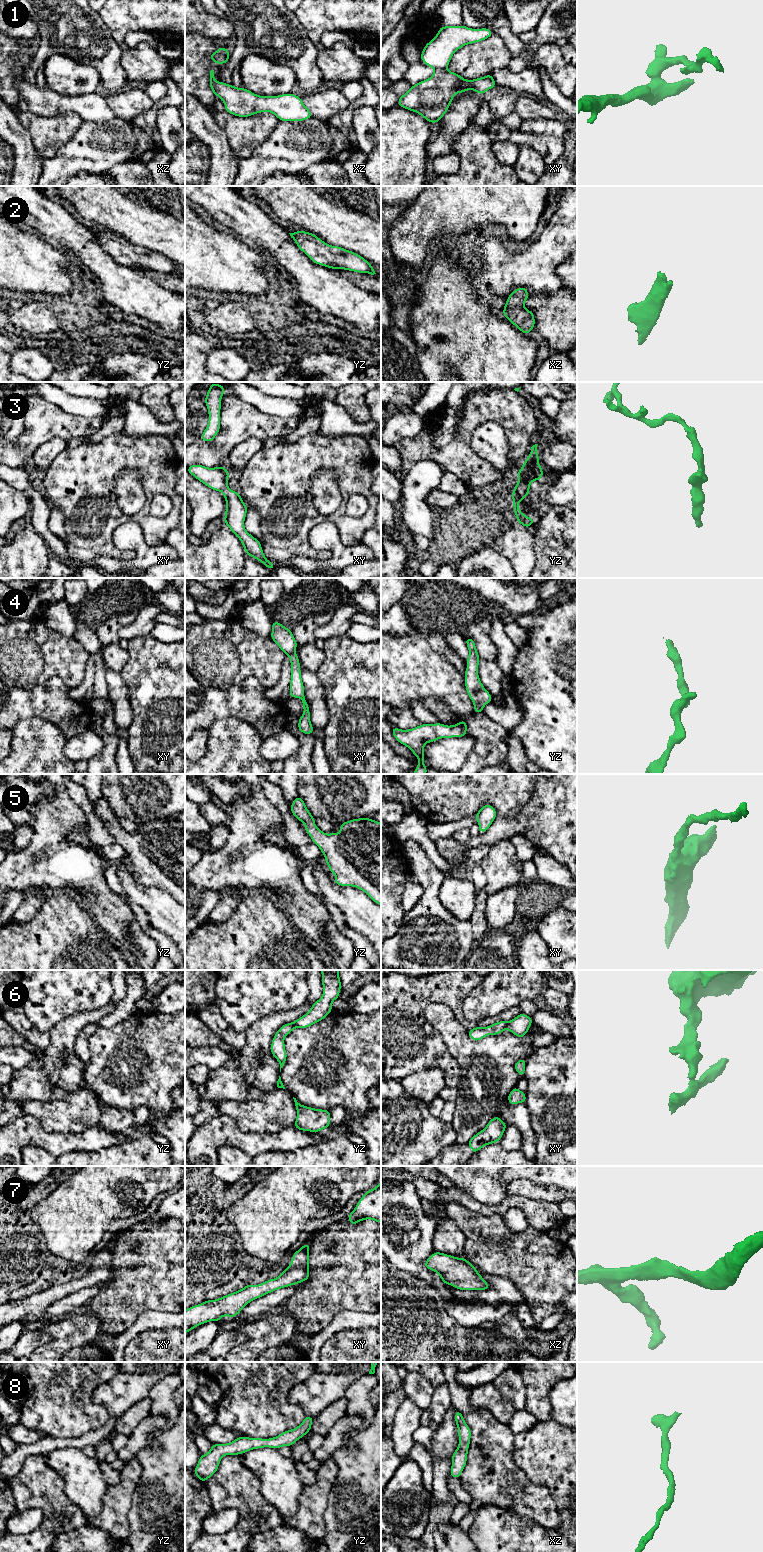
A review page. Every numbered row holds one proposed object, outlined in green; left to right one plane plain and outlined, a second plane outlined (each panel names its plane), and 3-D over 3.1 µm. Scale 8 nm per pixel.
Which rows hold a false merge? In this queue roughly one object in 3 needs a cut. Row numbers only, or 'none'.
6

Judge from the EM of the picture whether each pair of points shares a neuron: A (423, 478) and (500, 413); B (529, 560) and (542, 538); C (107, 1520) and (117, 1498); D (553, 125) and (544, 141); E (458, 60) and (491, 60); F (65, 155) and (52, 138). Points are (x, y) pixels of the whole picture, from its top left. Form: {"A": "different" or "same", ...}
{"A": "different", "B": "different", "C": "same", "D": "different", "E": "same", "F": "different"}

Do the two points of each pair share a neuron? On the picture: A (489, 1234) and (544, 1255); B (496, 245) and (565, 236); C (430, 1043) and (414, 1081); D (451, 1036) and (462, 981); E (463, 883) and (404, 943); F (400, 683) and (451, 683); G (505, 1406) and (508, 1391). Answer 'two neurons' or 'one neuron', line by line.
A: one neuron
B: one neuron
C: two neurons
D: two neurons
E: two neurons
F: one neuron
G: two neurons

